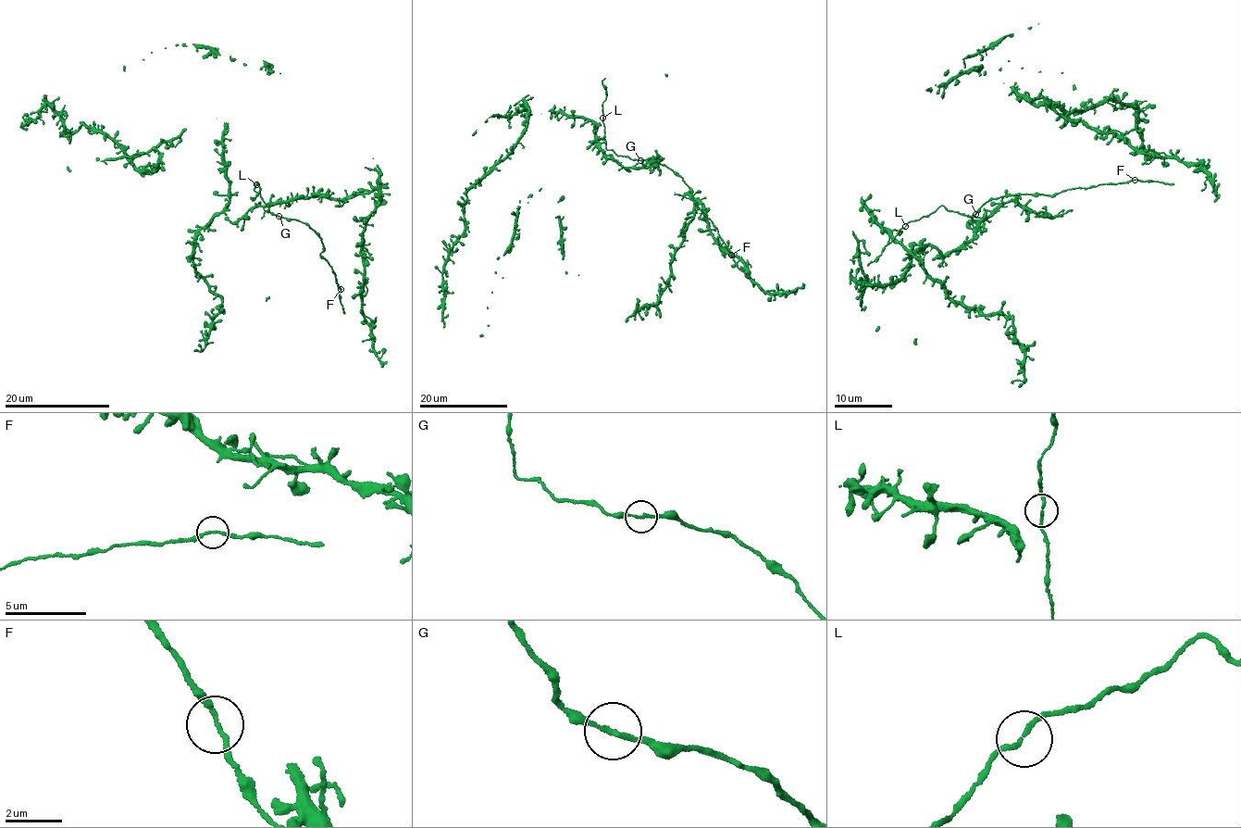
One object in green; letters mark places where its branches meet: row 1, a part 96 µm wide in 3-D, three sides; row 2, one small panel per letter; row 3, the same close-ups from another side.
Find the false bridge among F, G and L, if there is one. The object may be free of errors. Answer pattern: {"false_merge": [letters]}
{"false_merge": []}

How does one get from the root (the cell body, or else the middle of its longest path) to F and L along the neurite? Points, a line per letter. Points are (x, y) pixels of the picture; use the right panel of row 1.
F: (974, 214), (991, 198), (1007, 194), (1048, 195), (1066, 189), (1131, 182), (1135, 179)
L: (974, 214), (971, 218), (941, 206), (905, 226)

